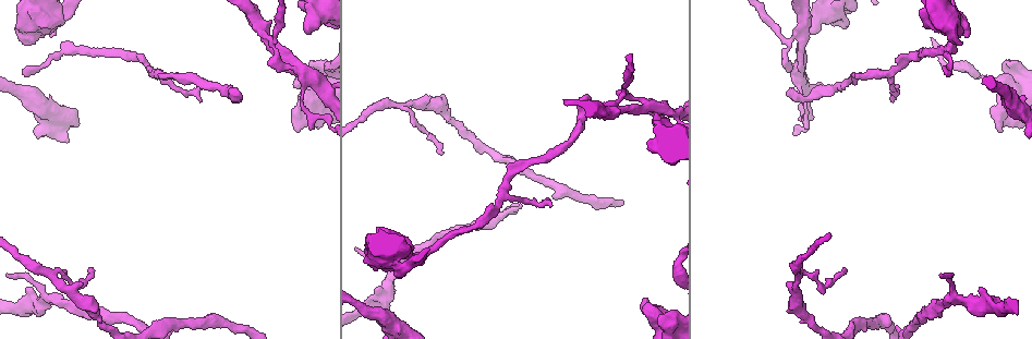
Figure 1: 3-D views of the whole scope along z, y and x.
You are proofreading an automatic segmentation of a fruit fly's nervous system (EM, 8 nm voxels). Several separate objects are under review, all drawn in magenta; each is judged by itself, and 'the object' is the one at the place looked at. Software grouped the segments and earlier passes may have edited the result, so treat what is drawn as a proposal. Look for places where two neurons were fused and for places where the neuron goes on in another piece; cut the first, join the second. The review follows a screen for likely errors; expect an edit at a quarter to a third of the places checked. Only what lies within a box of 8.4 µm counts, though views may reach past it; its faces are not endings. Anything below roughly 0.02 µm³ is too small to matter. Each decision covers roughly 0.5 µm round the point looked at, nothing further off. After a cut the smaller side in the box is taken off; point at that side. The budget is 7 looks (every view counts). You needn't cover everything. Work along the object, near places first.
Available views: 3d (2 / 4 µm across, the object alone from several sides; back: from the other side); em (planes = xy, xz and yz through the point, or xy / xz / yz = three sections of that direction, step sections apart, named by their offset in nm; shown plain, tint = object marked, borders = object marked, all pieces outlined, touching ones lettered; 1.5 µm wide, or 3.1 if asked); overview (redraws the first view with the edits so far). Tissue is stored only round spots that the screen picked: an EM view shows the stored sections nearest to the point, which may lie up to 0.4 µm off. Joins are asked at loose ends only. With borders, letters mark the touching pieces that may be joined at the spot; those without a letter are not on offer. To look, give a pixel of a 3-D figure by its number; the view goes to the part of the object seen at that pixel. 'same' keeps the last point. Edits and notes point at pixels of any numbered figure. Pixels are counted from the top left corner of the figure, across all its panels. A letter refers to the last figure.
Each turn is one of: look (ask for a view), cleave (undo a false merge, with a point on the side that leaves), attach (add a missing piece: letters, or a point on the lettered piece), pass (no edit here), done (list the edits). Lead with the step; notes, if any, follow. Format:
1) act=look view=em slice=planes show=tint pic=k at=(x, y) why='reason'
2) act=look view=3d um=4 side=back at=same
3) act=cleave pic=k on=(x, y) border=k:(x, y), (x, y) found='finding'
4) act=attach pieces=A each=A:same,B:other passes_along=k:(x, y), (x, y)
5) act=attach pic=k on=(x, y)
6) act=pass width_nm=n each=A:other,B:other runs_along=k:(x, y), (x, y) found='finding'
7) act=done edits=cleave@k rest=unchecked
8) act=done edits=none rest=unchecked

act=look view=3d um=4 side=back pic=1 at=(436, 152) why='free end'

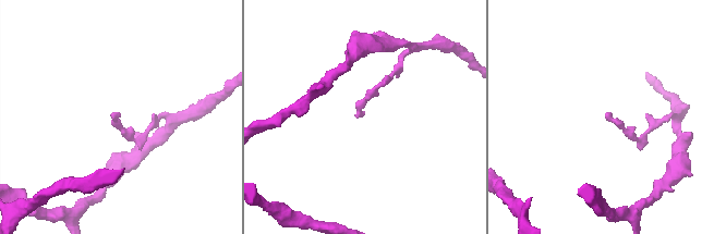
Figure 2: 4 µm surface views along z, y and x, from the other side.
act=look view=em slice=planes show=borders pic=2 at=(118, 112)

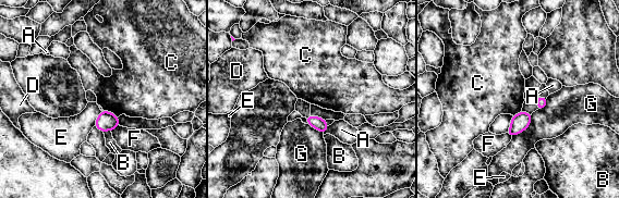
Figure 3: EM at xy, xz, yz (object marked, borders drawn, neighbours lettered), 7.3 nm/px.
act=pass width_nm=70 each=A:other,B:other,C:other,D:other,E:other,F:other,G:other border=3:(532, 114), (530, 124), (512, 137) found='no lettered piece goes on from it'

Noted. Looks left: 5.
act=look view=em slice=xz step=8 show=tint pic=1 at=(240, 96) why='long arm stops here'

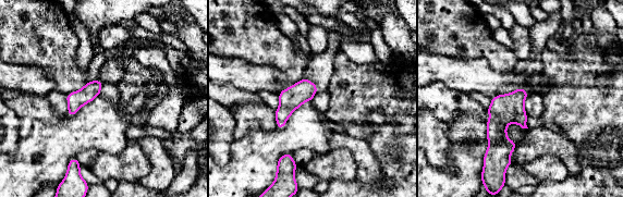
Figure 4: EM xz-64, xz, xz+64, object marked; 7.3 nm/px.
act=look view=em slice=planes show=borders at=same why='cut it another way'

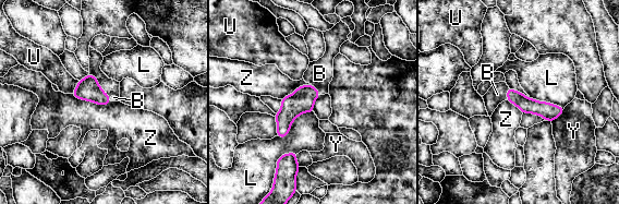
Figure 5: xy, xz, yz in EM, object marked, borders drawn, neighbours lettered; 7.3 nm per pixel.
act=attach pieces=B longest_contact=L:320nm each=B:same,L:other,U:other,Y:other,Z:other found='the neuron continues'

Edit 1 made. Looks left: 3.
act=look view=overview why='redraw'

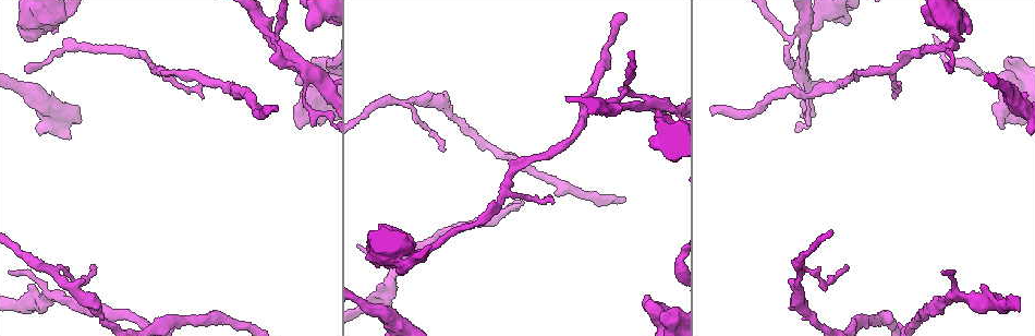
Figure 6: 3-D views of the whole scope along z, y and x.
act=look view=3d um=4 side=back pic=6 at=(1005, 122) why='stops while still wide'

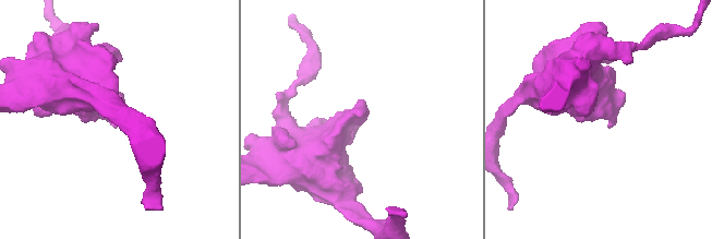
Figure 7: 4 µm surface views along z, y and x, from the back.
act=look view=em slice=xy step=8 show=borders pic=7 at=(608, 120)

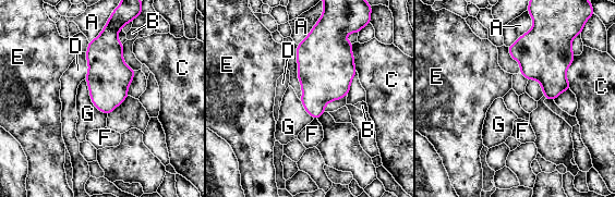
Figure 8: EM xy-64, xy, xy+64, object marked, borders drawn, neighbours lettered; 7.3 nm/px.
act=pass each=A:other,B:other,C:other,D:other,E:other,F:other,G:other found='none of them fits'

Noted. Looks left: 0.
act=done edits=attach@5 rest=unchecked

